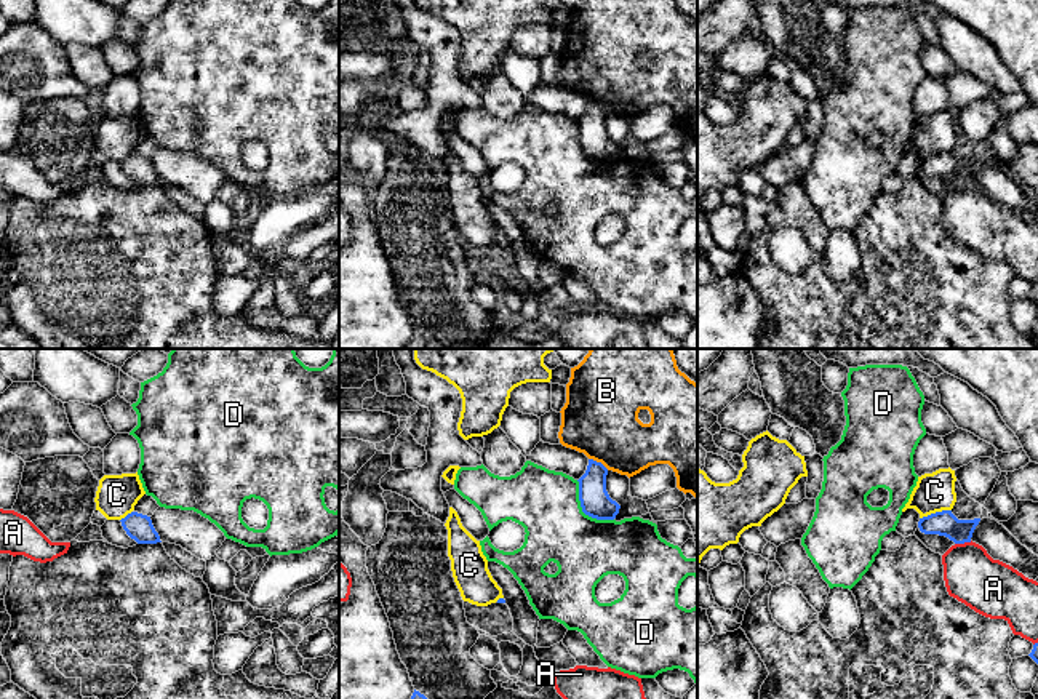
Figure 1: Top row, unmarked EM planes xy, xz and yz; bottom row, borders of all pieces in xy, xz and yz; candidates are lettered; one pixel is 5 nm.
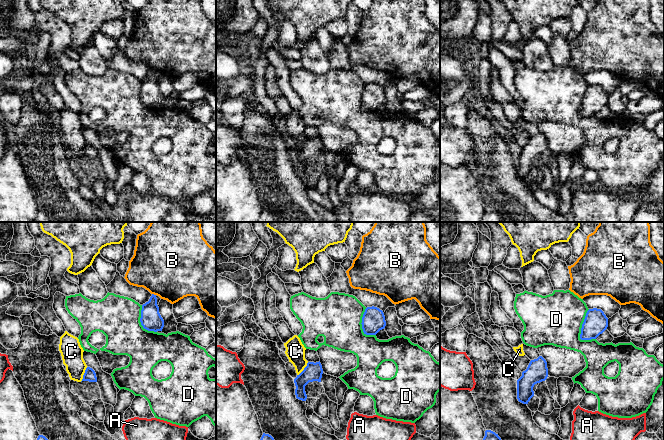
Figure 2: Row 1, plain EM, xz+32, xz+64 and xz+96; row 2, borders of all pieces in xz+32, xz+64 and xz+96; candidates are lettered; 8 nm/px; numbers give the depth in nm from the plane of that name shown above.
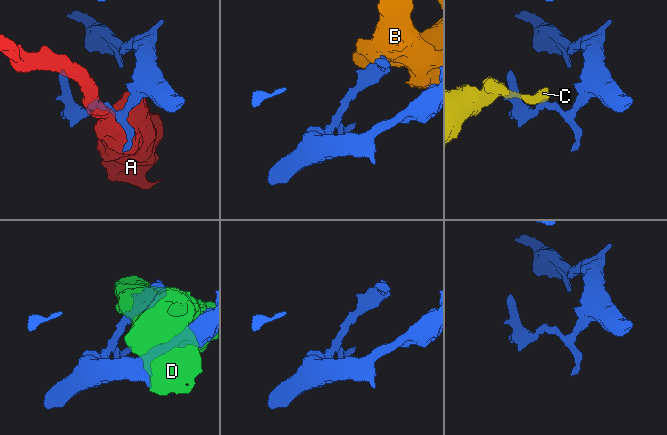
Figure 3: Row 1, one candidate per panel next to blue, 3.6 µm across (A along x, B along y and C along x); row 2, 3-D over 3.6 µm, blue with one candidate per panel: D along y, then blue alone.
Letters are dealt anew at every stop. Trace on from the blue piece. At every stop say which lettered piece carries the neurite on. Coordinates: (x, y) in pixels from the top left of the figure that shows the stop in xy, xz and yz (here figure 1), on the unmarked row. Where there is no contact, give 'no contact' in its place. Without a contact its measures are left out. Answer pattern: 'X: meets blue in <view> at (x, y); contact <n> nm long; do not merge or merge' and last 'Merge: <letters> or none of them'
A: meets blue in yz at (963, 184); contact 90 nm long; do not merge
B: meets blue in xz at (598, 104); contact 120 nm long; do not merge
C: meets blue in yz at (936, 154); contact 170 nm long; do not merge
D: meets blue in xz at (582, 152); contact 280 nm long; do not merge
Merge: none of them

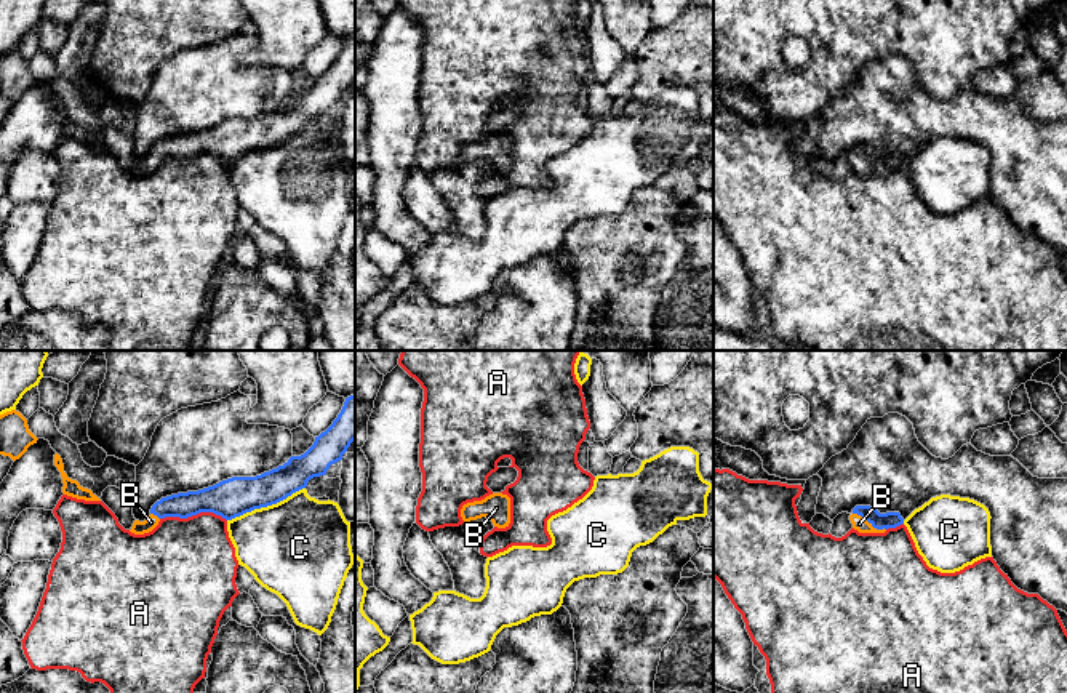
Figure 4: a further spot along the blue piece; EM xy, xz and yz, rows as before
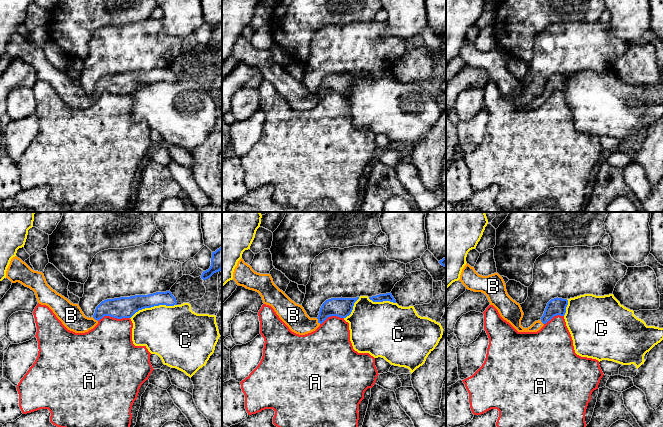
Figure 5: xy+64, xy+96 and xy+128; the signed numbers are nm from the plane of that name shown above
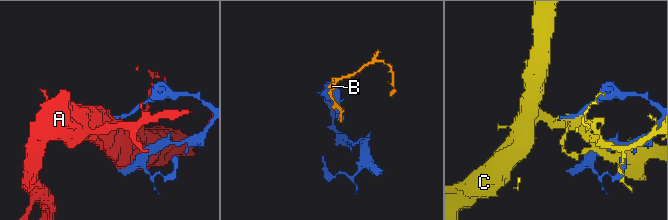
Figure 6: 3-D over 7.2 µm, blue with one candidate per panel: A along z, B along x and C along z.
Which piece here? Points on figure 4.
A: meets blue in xy at (194, 156); contact 340 nm long; do not merge
B: meets blue in yz at (869, 164); contact 190 nm long; merge
C: meets blue in xy at (266, 148); contact 420 nm long; do not merge
Merge: B

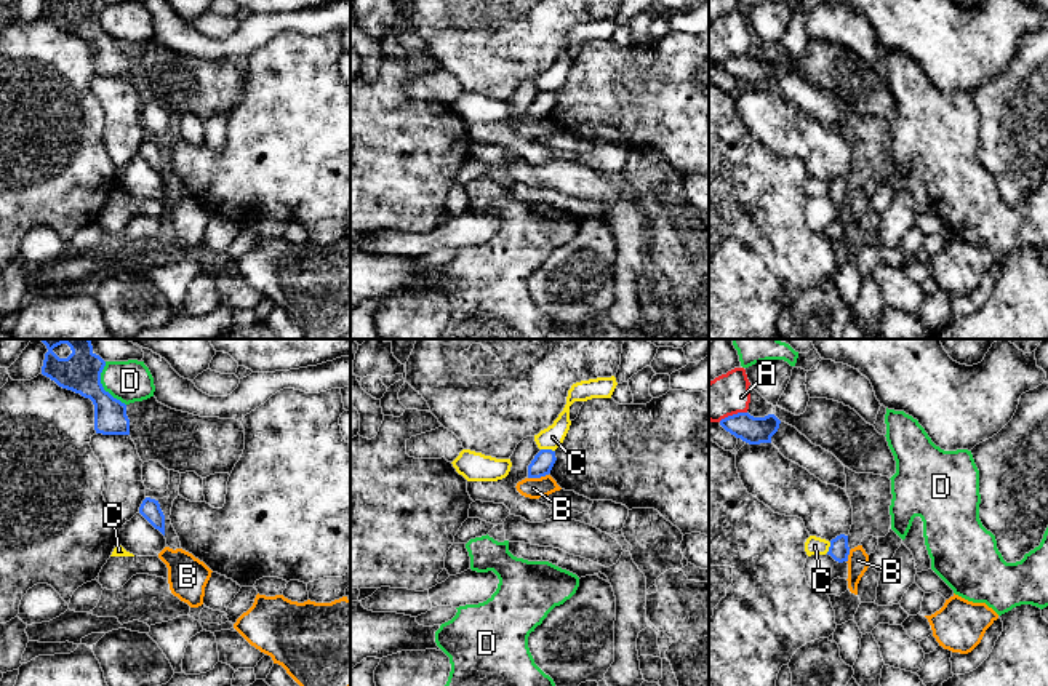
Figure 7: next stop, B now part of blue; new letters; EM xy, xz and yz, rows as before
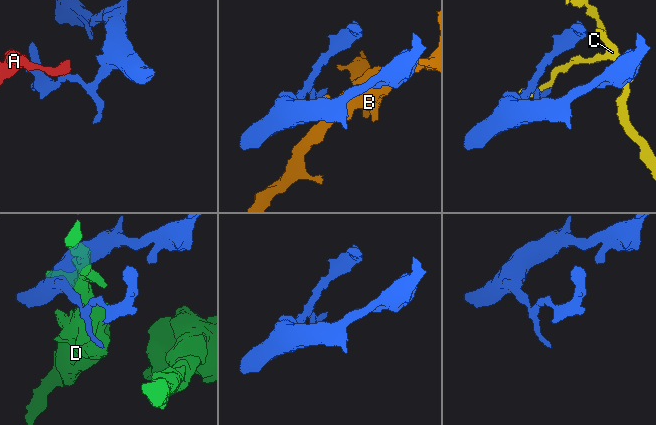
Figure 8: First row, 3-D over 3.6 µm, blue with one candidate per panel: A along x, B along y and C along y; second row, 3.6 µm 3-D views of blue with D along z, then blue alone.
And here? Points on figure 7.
A: meets blue in yz at (733, 56); contact 150 nm long; do not merge
B: meets blue in xz at (538, 119); contact 110 nm long; do not merge
C: meets blue in xz at (548, 91); contact 70 nm long; do not merge
D: meets blue in xy at (101, 27); contact 240 nm long; do not merge
Merge: none of them

